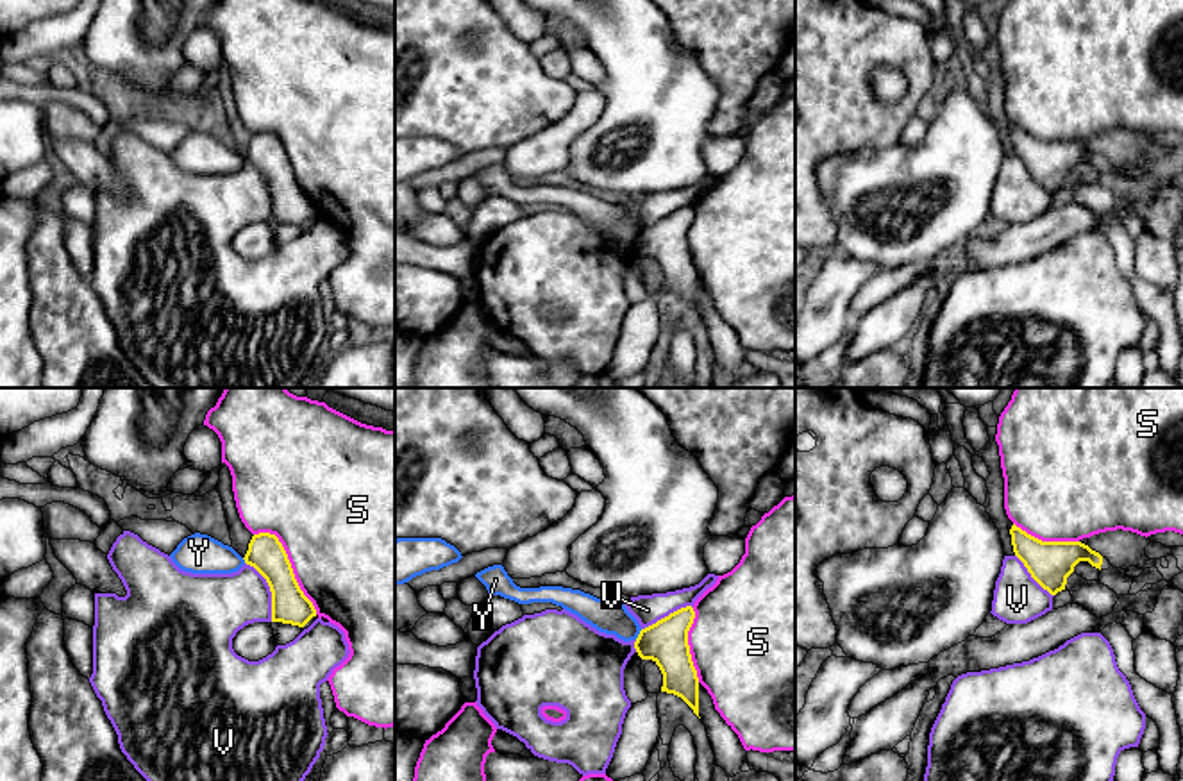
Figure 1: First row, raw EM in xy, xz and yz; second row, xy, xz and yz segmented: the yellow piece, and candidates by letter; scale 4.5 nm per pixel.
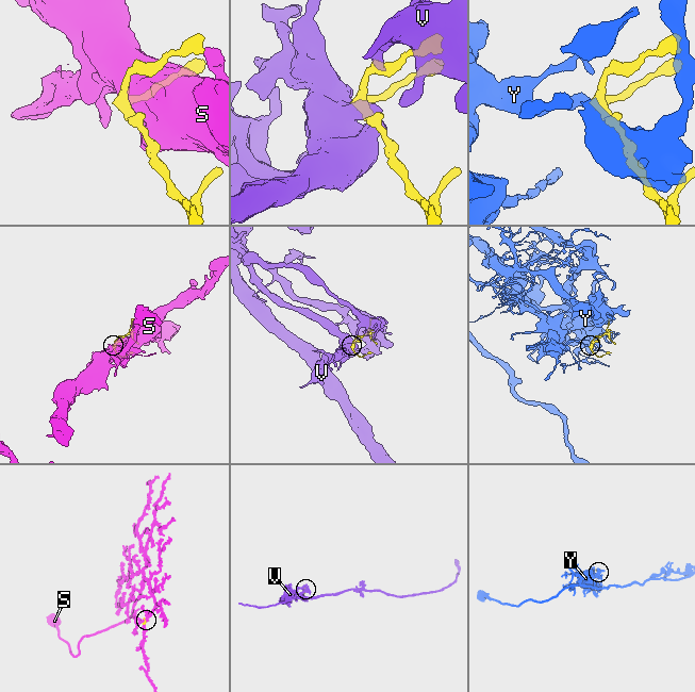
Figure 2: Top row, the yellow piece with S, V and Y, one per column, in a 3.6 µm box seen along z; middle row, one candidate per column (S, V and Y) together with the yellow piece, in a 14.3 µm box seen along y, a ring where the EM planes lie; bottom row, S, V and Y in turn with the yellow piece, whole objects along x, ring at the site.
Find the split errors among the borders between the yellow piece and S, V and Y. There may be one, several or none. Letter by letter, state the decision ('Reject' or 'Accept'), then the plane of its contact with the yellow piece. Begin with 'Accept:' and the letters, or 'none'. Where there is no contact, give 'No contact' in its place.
Accept: none
S: Reject. Touches yellow in xy
V: Reject. Touches yellow in xy
Y: Reject. Touches yellow in xz

